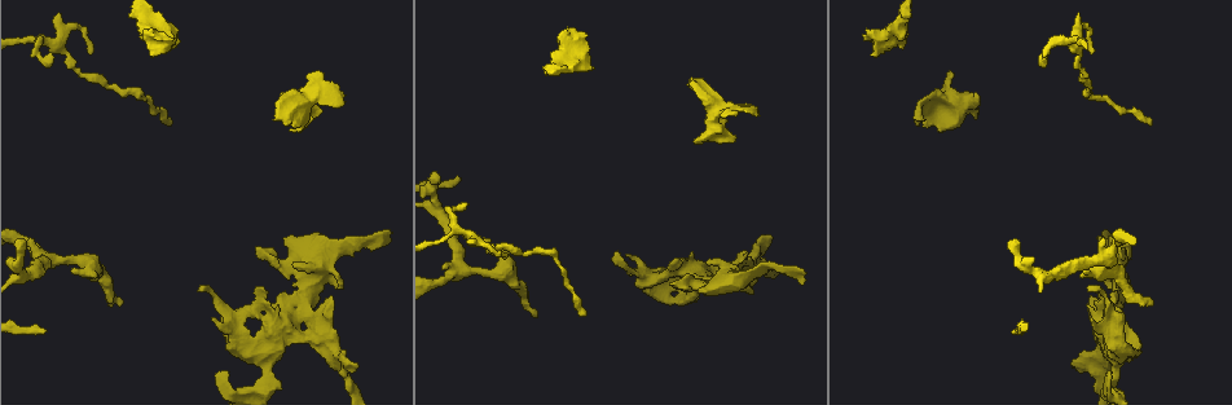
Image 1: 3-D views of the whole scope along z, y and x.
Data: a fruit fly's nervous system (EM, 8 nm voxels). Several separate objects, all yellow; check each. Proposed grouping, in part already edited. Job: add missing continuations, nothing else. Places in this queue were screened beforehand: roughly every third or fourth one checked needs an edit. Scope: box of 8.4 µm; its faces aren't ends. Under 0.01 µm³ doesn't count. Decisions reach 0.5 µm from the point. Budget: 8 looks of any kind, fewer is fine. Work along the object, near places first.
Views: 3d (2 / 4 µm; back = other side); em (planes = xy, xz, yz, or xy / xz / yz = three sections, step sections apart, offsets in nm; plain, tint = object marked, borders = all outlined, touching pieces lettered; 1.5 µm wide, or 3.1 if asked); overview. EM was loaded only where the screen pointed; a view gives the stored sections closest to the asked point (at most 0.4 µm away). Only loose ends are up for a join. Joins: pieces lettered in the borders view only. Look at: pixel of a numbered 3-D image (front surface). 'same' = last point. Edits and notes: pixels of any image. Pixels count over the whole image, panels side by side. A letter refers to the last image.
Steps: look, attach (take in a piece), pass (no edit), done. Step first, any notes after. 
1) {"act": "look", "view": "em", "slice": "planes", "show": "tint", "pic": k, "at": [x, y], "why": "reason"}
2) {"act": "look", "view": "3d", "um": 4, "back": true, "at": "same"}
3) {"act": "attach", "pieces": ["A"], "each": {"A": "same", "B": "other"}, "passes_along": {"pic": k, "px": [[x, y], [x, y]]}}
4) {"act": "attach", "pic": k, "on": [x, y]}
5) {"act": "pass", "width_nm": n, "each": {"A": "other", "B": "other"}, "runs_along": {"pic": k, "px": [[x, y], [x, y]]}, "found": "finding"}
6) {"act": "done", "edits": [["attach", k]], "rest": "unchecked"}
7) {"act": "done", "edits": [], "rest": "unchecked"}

{"act": "look", "view": "em", "slice": "planes", "show": "borders", "pic": 1, "at": [736, 115], "why": "an open end"}

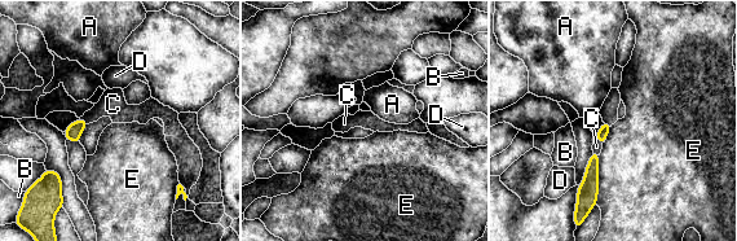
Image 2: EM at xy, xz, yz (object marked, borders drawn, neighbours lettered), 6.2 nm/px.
{"act": "attach", "pieces": ["C"], "each": {"A": "other", "B": "other", "C": "same", "D": "other", "E": "other"}, "passes_along": {"pic": 2, "px": [[603, 132], [598, 140], [596, 147]]}, "found": "the cell continues"}

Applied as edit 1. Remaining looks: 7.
{"act": "look", "view": "3d", "um": 4, "back": true, "pic": 1, "at": [742, 257], "why": "branch stops here"}

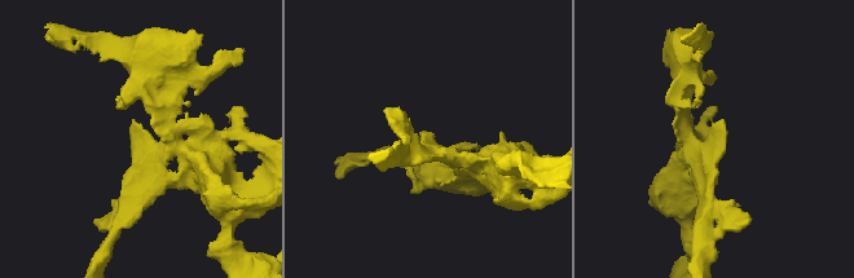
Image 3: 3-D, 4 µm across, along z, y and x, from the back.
{"act": "look", "view": "em", "slice": "planes", "show": "borders", "pic": 3, "at": [423, 139]}

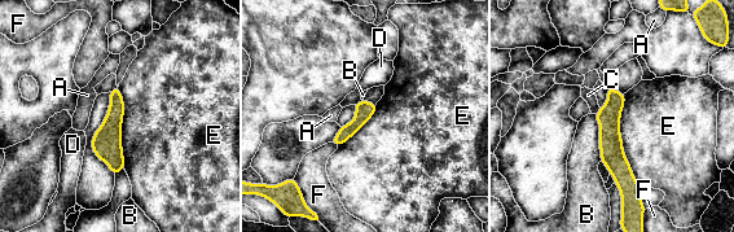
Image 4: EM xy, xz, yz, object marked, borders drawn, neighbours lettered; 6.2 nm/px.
{"act": "pass", "longest_contact_nm": ["E", 600], "each": {"A": "other", "B": "other", "C": "other", "D": "other", "E": "other", "F": "other"}, "runs_along": {"pic": 4, "px": [[610, 91], [628, 209]]}, "found": "none of them fits"}

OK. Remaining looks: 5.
{"act": "look", "view": "em", "slice": "yz", "step": 8, "show": "borders", "pic": 1, "at": [802, 284], "why": "tapers out"}

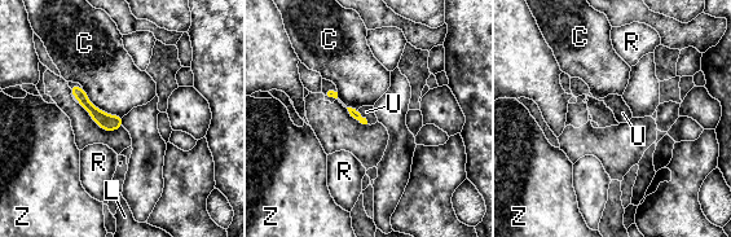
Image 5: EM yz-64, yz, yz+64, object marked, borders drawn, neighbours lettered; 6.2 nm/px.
{"act": "look", "view": "em", "slice": "xz", "step": 8, "show": "borders", "at": "same", "why": "cut it another way"}

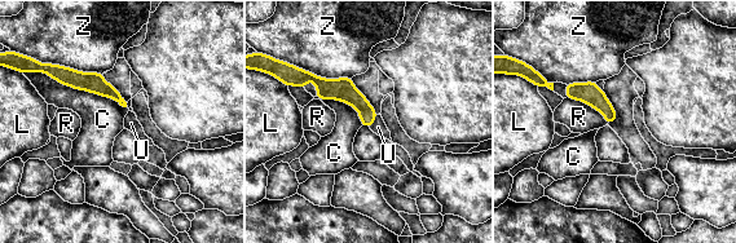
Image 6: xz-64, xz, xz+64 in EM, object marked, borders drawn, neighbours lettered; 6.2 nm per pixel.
{"act": "attach", "pieces": ["U"], "each": {"C": "other", "L": "other", "R": "other", "U": "same", "Z": "other"}, "found": "the cell continues"}

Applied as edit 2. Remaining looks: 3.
{"act": "done", "edits": [["attach", 2], ["attach", 6]], "rest": "unchecked"}

